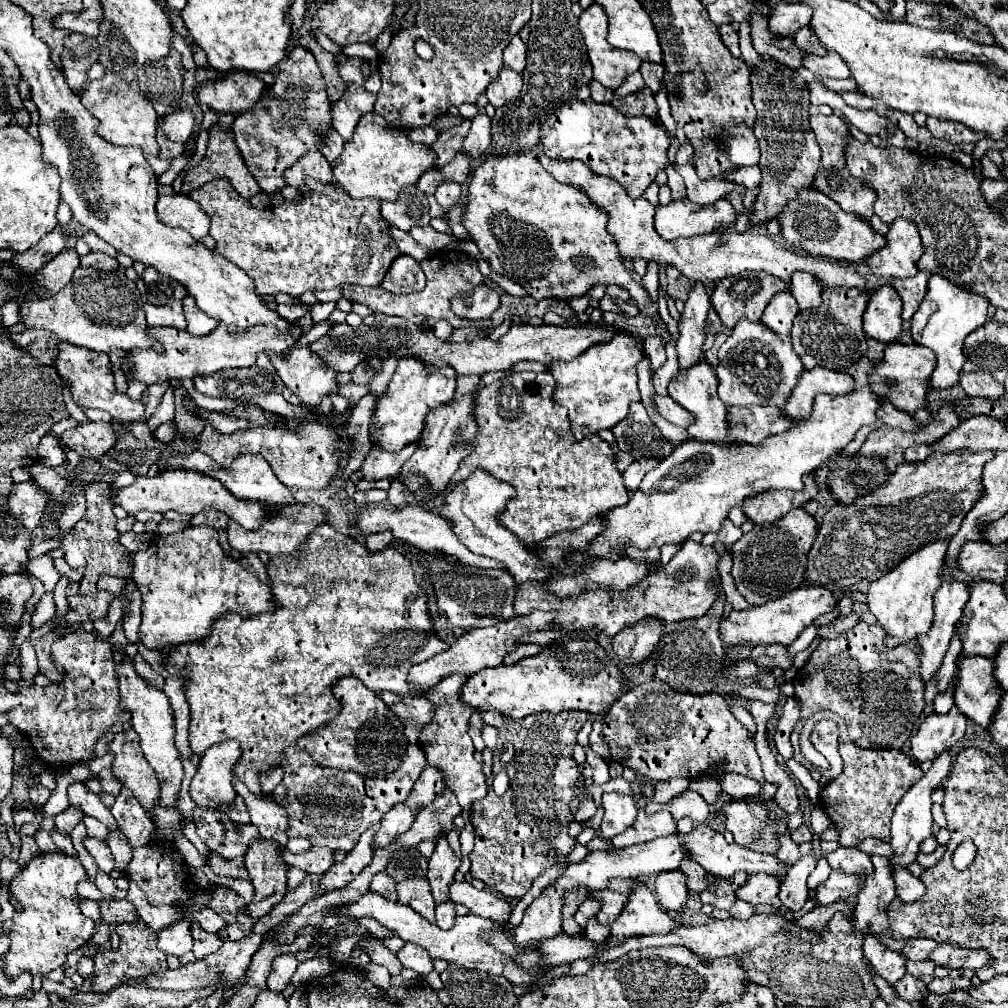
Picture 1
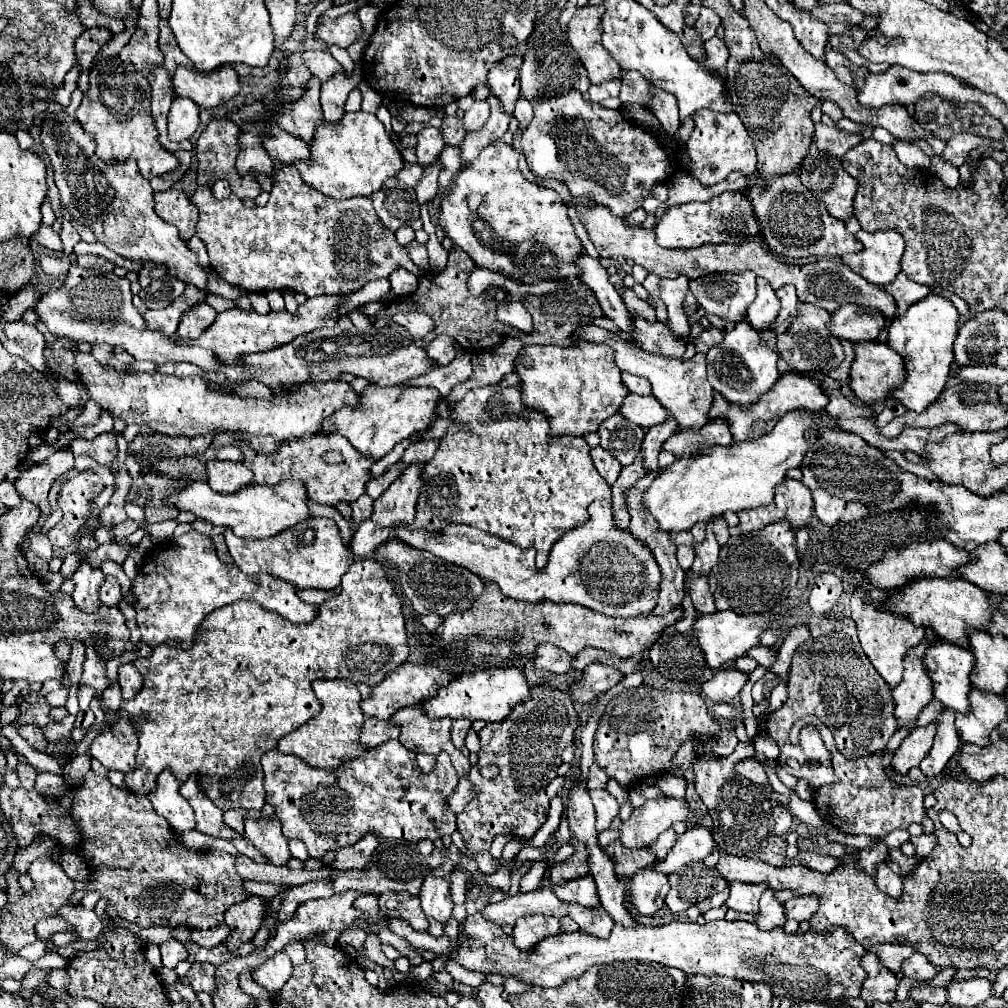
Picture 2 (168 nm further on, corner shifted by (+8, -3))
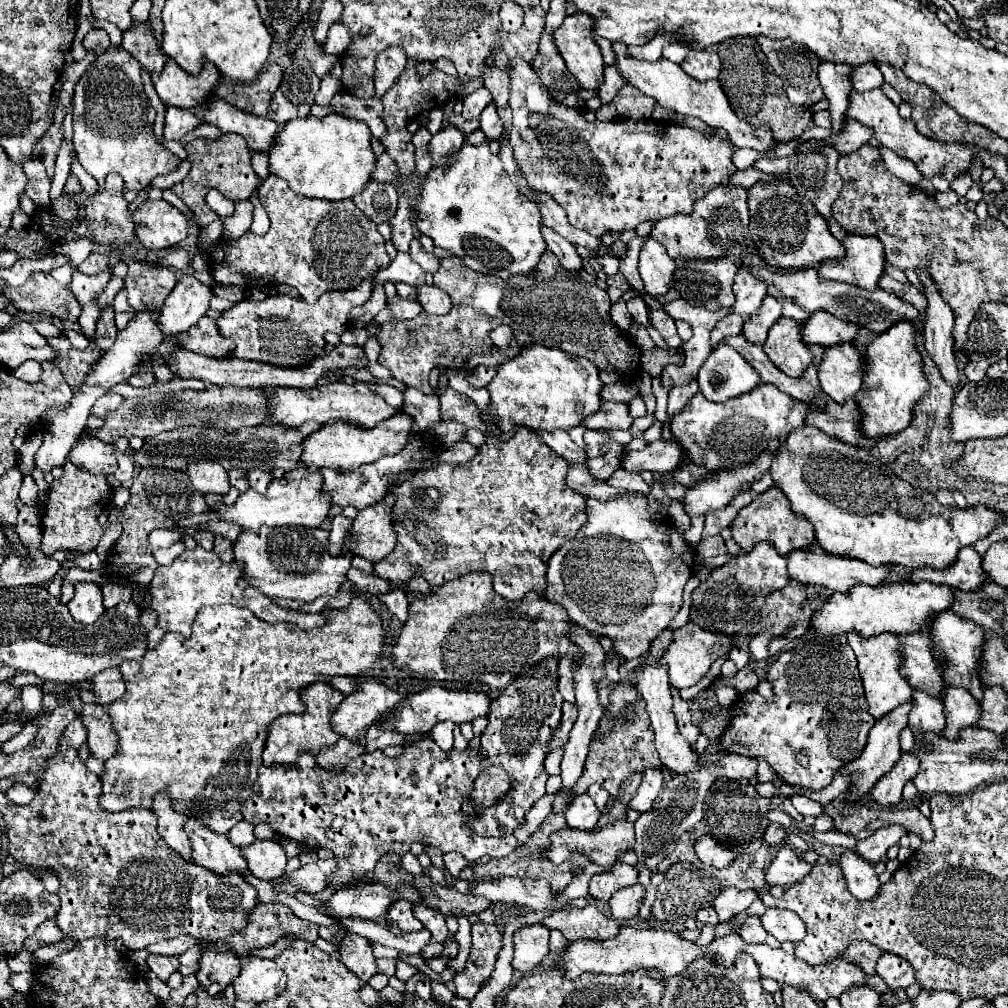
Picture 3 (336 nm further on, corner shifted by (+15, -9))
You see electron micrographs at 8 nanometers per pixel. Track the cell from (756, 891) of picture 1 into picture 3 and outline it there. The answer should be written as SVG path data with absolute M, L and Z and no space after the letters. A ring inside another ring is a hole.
M722 888L718 898L714 900L714 910L720 918L720 922L728 922L732 916L744 912L754 900L758 898L758 894L754 890L736 890L736 888Z

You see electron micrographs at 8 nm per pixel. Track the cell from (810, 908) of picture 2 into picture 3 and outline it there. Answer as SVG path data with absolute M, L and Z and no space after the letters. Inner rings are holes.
M768 908L760 922L764 930L772 934L778 942L800 942L806 934L806 926L790 910Z

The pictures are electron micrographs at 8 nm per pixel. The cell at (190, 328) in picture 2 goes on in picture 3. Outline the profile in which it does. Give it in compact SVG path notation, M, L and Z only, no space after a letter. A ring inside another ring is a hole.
M204 316L188 332L178 334L178 344L190 352L204 354L208 358L232 358L234 342L220 336L218 326L212 318Z

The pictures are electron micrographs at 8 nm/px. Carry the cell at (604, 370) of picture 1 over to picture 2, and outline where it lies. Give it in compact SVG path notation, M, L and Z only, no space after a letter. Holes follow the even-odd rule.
M577 344L577 346L527 346L519 360L515 360L515 370L523 382L523 404L543 412L549 418L551 432L555 436L585 436L589 432L597 432L599 424L613 416L623 398L629 394L627 386L621 380L621 370L613 360L613 348L607 344Z

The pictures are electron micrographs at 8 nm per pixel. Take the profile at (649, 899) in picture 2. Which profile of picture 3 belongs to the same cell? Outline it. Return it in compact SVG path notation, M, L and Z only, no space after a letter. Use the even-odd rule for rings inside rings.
M634 884L634 886L628 886L624 890L618 890L608 902L612 916L616 920L634 918L644 902L644 894L646 894L646 888L642 884Z

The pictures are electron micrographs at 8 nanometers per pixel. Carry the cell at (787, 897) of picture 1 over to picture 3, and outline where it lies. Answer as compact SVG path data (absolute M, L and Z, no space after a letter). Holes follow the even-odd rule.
M748 916L746 922L742 924L742 928L738 930L738 934L742 936L744 942L752 942L752 944L766 942L766 936L768 936L768 932L762 928L760 918L756 918L756 916Z

